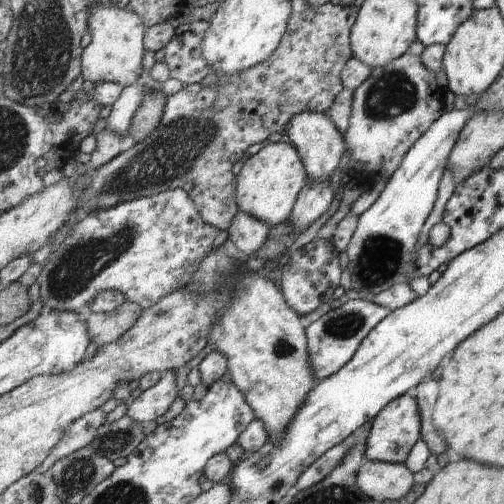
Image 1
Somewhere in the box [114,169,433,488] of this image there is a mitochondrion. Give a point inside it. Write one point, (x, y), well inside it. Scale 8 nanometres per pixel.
(381, 257)

